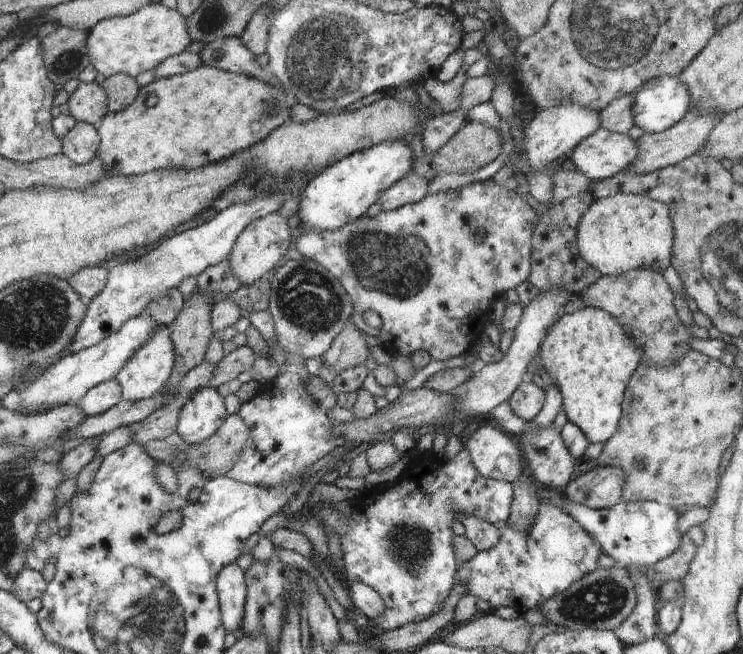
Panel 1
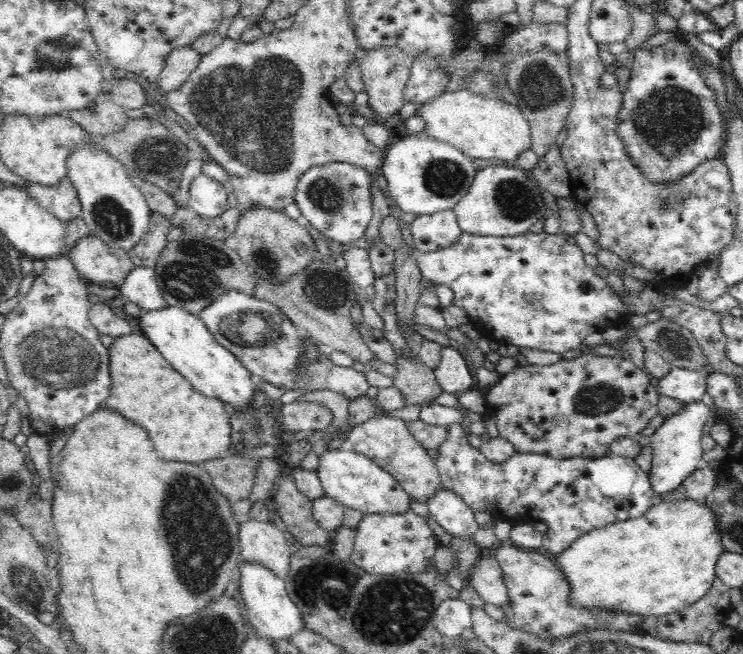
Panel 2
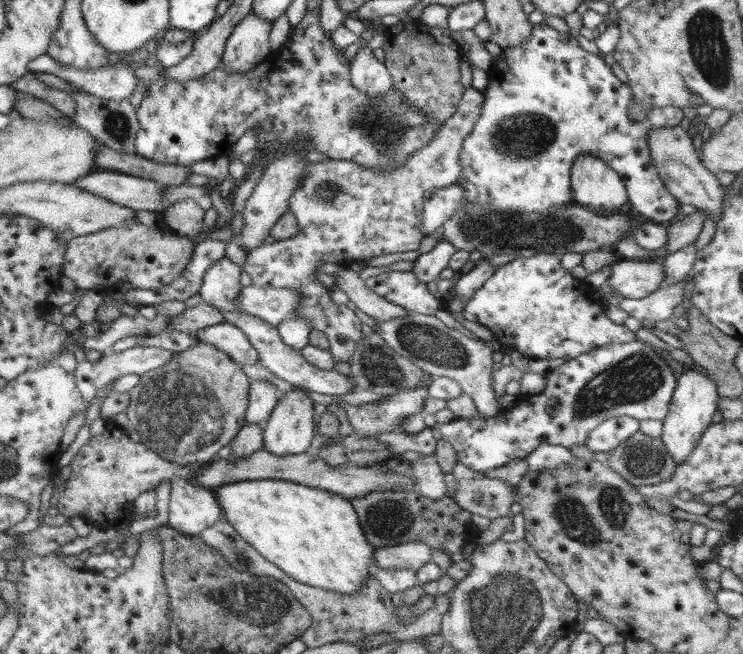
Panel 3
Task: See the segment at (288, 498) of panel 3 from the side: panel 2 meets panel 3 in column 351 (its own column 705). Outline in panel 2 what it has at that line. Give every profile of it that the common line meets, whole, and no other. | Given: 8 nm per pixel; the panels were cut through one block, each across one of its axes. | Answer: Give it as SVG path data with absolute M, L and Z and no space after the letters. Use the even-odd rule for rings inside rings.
M678 500L662 504L656 502L640 518L590 530L562 554L550 556L570 582L570 596L566 600L568 606L574 606L578 610L598 608L606 614L638 614L644 618L660 618L696 604L712 590L712 584L716 580L716 562L720 554L724 554L724 544L720 542L714 520L716 516L706 504L694 500Z

